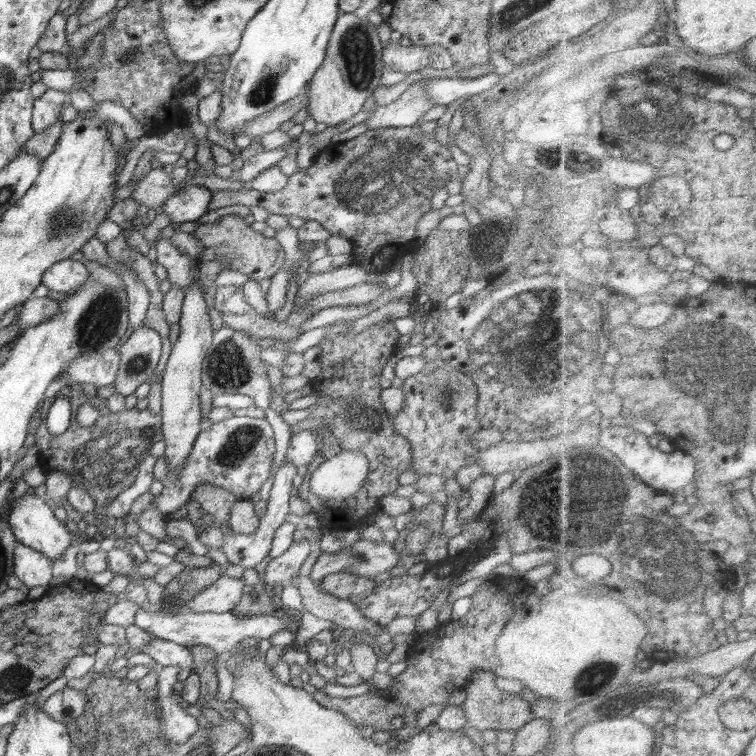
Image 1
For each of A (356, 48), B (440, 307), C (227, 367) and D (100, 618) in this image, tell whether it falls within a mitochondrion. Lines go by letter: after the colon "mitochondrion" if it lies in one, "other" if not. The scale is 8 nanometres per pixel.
A: mitochondrion
B: other
C: mitochondrion
D: other

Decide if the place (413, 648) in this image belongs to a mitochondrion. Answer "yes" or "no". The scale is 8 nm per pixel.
no

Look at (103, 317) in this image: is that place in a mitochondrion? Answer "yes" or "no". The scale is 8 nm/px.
yes

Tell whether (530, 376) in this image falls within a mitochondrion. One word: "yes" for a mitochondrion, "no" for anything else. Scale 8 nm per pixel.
yes

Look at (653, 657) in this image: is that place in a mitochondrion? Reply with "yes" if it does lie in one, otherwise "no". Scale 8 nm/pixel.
no

